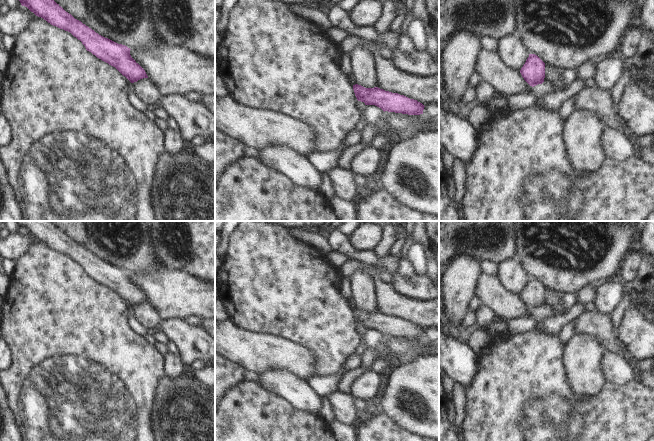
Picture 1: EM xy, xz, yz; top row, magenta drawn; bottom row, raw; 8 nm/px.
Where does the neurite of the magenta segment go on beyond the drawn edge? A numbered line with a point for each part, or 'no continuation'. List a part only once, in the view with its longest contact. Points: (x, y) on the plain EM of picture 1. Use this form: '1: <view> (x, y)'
no continuation

